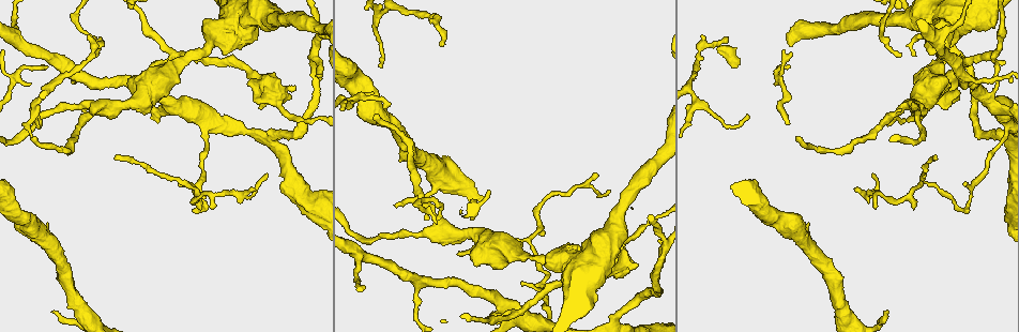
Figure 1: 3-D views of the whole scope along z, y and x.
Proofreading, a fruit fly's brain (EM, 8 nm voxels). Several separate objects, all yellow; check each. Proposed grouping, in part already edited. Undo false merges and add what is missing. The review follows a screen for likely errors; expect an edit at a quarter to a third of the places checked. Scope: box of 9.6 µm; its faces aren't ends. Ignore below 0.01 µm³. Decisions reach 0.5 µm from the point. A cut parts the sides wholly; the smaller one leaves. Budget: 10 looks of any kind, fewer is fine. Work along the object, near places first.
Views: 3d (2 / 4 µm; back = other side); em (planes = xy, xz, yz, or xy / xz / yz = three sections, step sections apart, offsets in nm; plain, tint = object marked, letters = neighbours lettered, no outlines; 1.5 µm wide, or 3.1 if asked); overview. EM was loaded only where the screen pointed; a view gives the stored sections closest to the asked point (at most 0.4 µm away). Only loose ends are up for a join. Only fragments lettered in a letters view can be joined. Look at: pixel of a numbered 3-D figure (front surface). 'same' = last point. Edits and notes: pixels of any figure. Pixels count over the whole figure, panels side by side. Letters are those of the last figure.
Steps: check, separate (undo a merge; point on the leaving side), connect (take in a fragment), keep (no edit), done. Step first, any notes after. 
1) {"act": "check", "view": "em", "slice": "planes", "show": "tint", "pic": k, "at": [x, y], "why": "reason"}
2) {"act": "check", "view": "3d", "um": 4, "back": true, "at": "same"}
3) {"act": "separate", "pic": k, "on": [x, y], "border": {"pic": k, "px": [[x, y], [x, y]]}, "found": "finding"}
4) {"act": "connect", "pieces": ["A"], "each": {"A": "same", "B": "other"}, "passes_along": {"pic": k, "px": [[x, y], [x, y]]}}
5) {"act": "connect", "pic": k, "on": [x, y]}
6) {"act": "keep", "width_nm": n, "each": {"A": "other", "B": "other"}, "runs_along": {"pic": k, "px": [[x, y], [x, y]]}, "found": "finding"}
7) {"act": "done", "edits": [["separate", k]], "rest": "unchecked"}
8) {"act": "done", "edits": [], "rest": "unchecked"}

{"act": "check", "view": "em", "slice": "xz", "step": 8, "show": "letters", "pic": 1, "at": [44, 66], "why": "tapers out"}

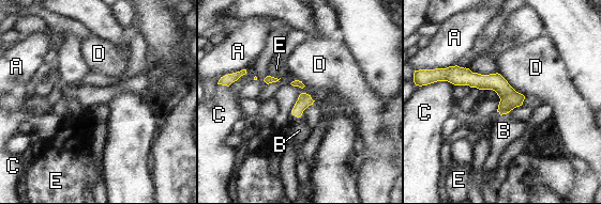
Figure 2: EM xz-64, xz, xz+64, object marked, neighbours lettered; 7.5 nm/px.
{"act": "connect", "pieces": ["B"], "width_nm": 100, "each": {"A": "other", "B": "same", "C": "other", "D": "other", "E": "other"}, "passes_along": {"pic": 2, "px": [[304, 100], [296, 115], [299, 130]]}, "found": "it goes on there"}

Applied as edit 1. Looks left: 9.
{"act": "check", "view": "em", "slice": "planes", "show": "letters", "pic": 1, "at": [521, 284], "why": "an open end"}

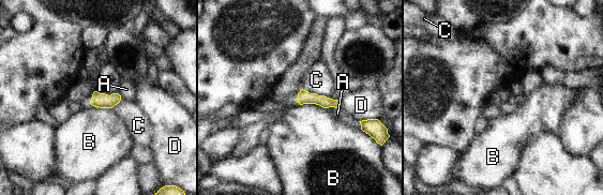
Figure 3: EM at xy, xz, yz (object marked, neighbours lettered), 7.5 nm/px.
{"act": "keep", "each": {"A": "other", "B": "other", "C": "other", "D": "other"}, "border": {"pic": 3, "px": [[295, 101], [326, 108]]}, "found": "no lettered fragment goes on from it"}

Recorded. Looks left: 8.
{"act": "check", "view": "em", "slice": "planes", "show": "letters", "pic": 1, "at": [253, 190], "why": "tapers out"}

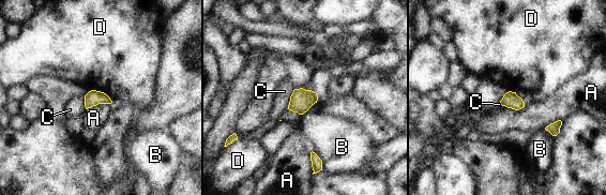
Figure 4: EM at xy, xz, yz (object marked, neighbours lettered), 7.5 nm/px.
{"act": "keep", "longest_contact_nm": ["A", 200], "each": {"A": "other", "B": "other", "C": "other", "D": "other"}, "border": {"pic": 4, "px": [[111, 102], [96, 104], [86, 109]]}, "found": "no lettered fragment goes on from it"}

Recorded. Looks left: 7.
{"act": "check", "view": "em", "slice": "xy", "step": 4, "show": "tint", "pic": 1, "at": [920, 98], "why": "calibre changes"}

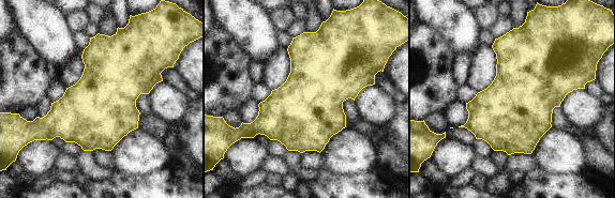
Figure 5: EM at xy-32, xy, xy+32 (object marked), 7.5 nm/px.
{"act": "check", "view": "em", "slice": "planes", "show": "letters", "at": "same", "why": "cut it another way"}

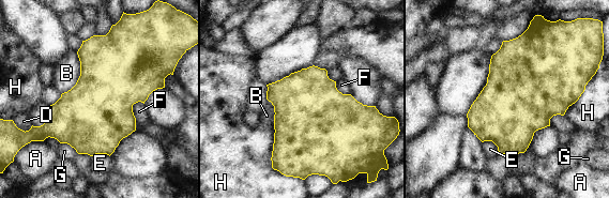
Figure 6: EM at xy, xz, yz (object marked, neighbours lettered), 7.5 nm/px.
{"act": "keep", "width_nm": 550, "each": {"A": "other", "B": "other", "D": "other", "E": "other", "F": "other", "G": "other", "H": "other"}, "border": {"pic": 6, "px": [[77, 52], [79, 77], [61, 94]]}, "found": "continuous, no second cell"}

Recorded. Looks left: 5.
{"act": "check", "view": "em", "slice": "planes", "show": "letters", "pic": 1, "at": [101, 38], "why": "an open end"}

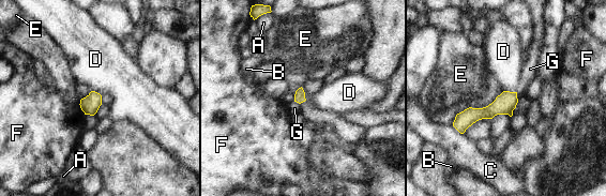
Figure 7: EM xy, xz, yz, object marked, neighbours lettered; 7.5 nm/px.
{"act": "keep", "longest_contact_nm": ["C", 110], "each": {"A": "other", "B": "other", "C": "other", "D": "other", "E": "other", "F": "other", "G": "other"}, "found": "none of them fits"}

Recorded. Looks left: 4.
{"act": "done", "edits": [["connect", 2]], "rest": "unchecked"}

